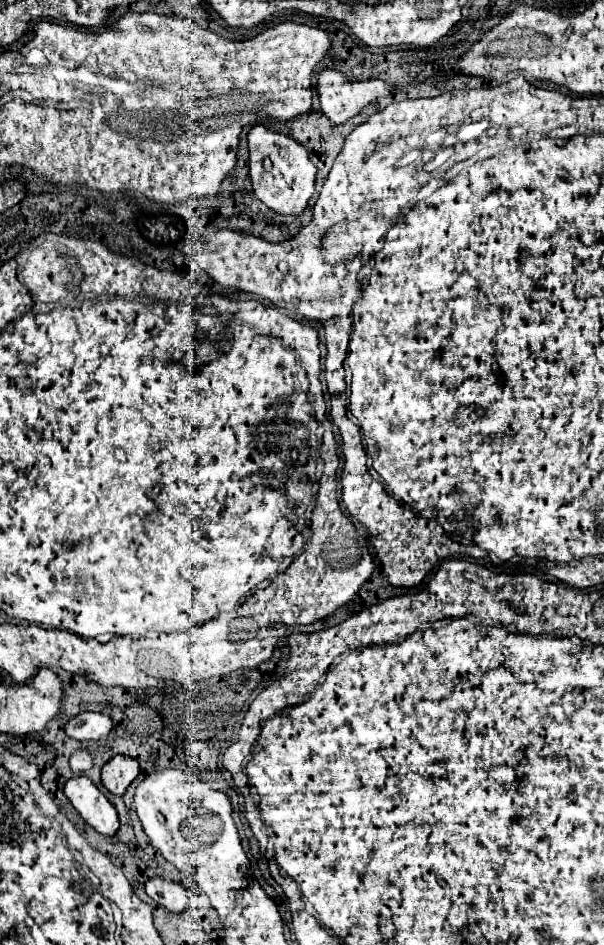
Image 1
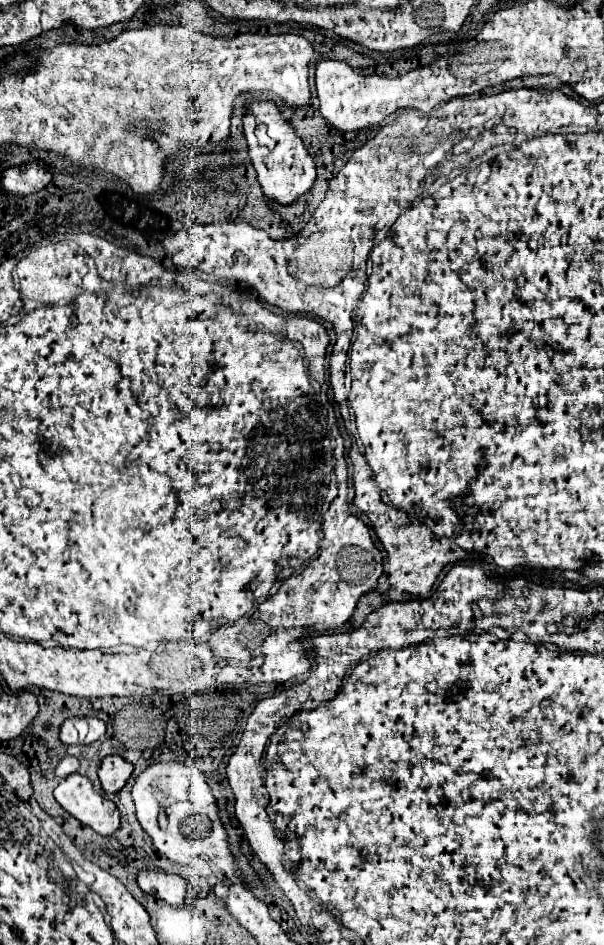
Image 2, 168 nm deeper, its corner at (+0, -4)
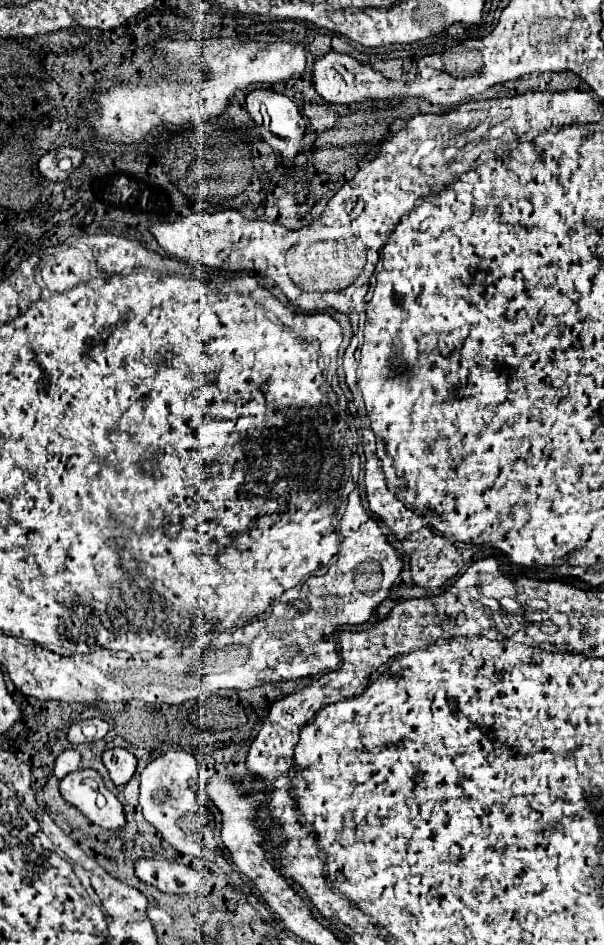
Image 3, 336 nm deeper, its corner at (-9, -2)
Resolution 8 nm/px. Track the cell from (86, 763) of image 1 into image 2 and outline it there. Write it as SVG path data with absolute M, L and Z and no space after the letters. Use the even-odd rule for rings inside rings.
M66 756L66 758L60 760L60 764L56 766L56 776L66 778L66 776L74 774L74 772L78 770L78 766L80 766L80 760L78 760L78 758L74 758L74 756Z

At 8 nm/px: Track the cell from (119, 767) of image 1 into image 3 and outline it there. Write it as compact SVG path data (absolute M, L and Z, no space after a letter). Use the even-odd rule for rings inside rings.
M111 748L103 752L103 764L109 770L109 776L115 786L123 786L135 774L137 760L127 748Z

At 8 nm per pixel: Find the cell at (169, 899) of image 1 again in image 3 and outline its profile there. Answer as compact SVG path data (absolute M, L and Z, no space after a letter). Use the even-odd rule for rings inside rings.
M139 858L135 862L135 872L137 878L141 878L145 884L151 884L169 894L197 892L203 880L201 872L165 858Z

